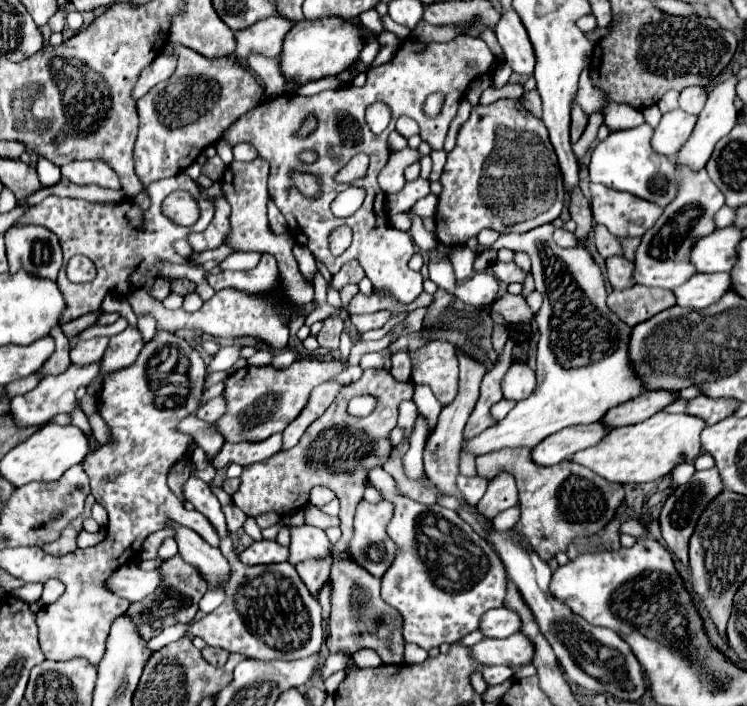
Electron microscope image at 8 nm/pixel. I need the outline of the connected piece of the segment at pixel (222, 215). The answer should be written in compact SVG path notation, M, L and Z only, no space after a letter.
M208 196L206 198L214 204L214 218L210 222L210 226L200 232L200 234L190 234L190 244L194 248L194 252L204 252L204 250L214 250L218 246L222 246L230 234L230 206L224 198L214 198Z

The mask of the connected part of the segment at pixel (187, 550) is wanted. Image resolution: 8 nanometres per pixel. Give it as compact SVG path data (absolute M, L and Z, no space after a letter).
M168 522L168 526L174 530L174 540L178 542L178 552L182 560L194 566L208 584L208 590L200 600L200 610L210 614L226 598L224 584L228 582L232 568L222 552L208 546L208 542L204 542L192 528L186 528L178 522Z

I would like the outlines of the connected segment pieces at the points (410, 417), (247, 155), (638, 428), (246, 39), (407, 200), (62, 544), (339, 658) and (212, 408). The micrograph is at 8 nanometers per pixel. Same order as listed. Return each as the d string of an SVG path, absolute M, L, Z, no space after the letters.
M410 400L410 402L402 402L402 404L400 404L398 426L404 430L404 438L406 438L406 440L410 440L410 436L412 436L416 418L418 418L418 408L416 408L416 404L414 404L412 400Z
M236 144L232 149L234 160L240 162L252 162L258 158L258 152L256 148L252 148L250 144Z
M656 412L648 420L632 426L612 428L596 446L580 450L572 456L572 462L594 470L608 482L618 484L640 484L654 482L674 466L682 462L692 462L700 454L700 432L704 430L704 422L700 418L692 418L688 414L668 414Z
M268 18L260 20L250 28L236 32L236 58L246 60L250 54L262 54L268 58L276 58L280 54L280 46L284 42L284 34L292 28L284 18Z
M418 178L414 182L406 182L406 186L396 192L390 194L386 198L386 206L388 206L388 214L398 214L398 212L408 212L420 198L430 194L430 182L424 178Z
M80 516L80 518L76 518L76 520L74 520L66 530L64 530L64 534L62 534L56 542L52 542L52 544L48 544L48 546L44 546L44 552L52 554L52 556L64 556L64 554L74 552L74 550L78 548L76 538L78 538L78 534L82 532L82 522L84 522L84 518L82 518L82 516Z
M330 654L330 656L324 660L324 664L320 666L318 678L320 678L320 680L326 680L326 678L332 676L334 672L342 670L344 664L346 664L346 660L348 660L348 656L344 656L344 654Z
M222 396L212 398L206 406L202 406L202 408L196 412L196 416L198 416L200 420L204 420L204 422L216 422L222 414L224 414L224 398L222 398Z

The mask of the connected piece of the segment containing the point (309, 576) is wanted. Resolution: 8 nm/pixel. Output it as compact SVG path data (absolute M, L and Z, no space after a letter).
M330 550L328 558L314 558L314 560L304 560L300 564L296 564L296 570L298 570L302 582L306 584L306 588L310 590L312 596L318 596L320 588L328 582L332 562L334 562L334 556Z

